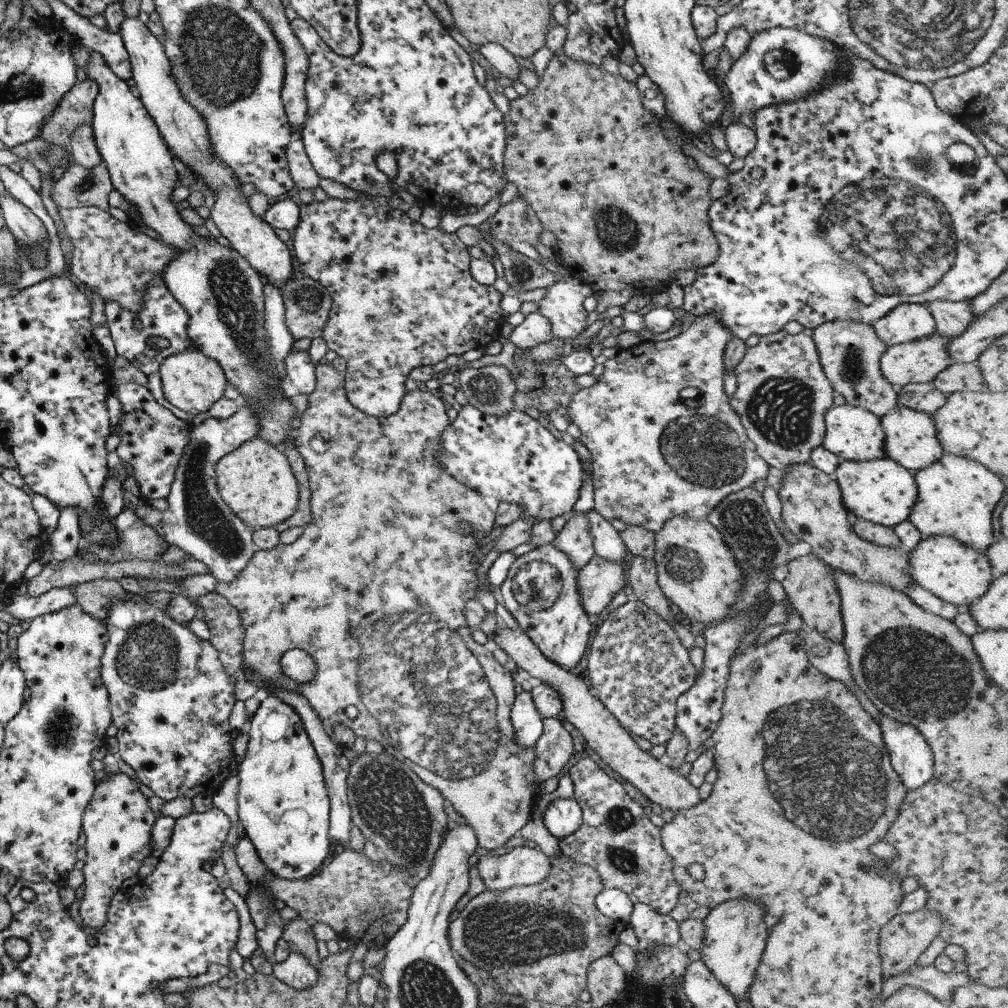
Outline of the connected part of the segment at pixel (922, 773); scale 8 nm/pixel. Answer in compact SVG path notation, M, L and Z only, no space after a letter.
M880 714L878 724L882 738L890 756L892 768L900 776L905 791L918 790L933 778L933 754L924 736L914 726L898 722L886 714Z

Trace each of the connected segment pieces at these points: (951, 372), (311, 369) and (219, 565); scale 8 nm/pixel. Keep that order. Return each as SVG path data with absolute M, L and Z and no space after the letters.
M952 363L936 376L933 383L945 395L970 391L985 393L989 390L981 370L974 363Z
M292 348L284 360L286 372L294 386L302 394L312 394L316 390L316 365L312 363L308 350Z
M243 402L240 403L238 412L228 420L207 418L202 424L192 426L190 442L184 447L184 454L180 458L173 485L167 496L168 508L163 511L151 506L134 509L136 516L142 518L150 528L154 528L168 545L174 545L186 552L190 558L206 564L218 583L224 584L232 584L256 552L253 530L220 498L213 473L216 462L244 442L256 438L260 430L256 410L248 404L244 406Z

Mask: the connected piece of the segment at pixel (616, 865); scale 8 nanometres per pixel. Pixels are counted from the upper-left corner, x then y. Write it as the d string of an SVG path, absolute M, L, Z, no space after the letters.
M592 758L578 760L567 773L572 778L573 797L582 809L583 821L574 834L559 840L561 853L576 864L592 866L600 875L604 888L621 890L628 895L633 904L644 903L652 906L660 914L670 914L678 903L681 887L673 873L674 860L664 850L661 828L652 824L644 808L630 798L620 781L606 774Z

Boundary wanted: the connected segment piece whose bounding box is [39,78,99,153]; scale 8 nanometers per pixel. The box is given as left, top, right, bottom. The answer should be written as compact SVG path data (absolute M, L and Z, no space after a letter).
M90 78L77 81L68 94L64 94L54 114L44 122L39 137L52 146L62 146L70 153L70 138L74 130L86 122L92 122L93 102L98 91L98 84Z

